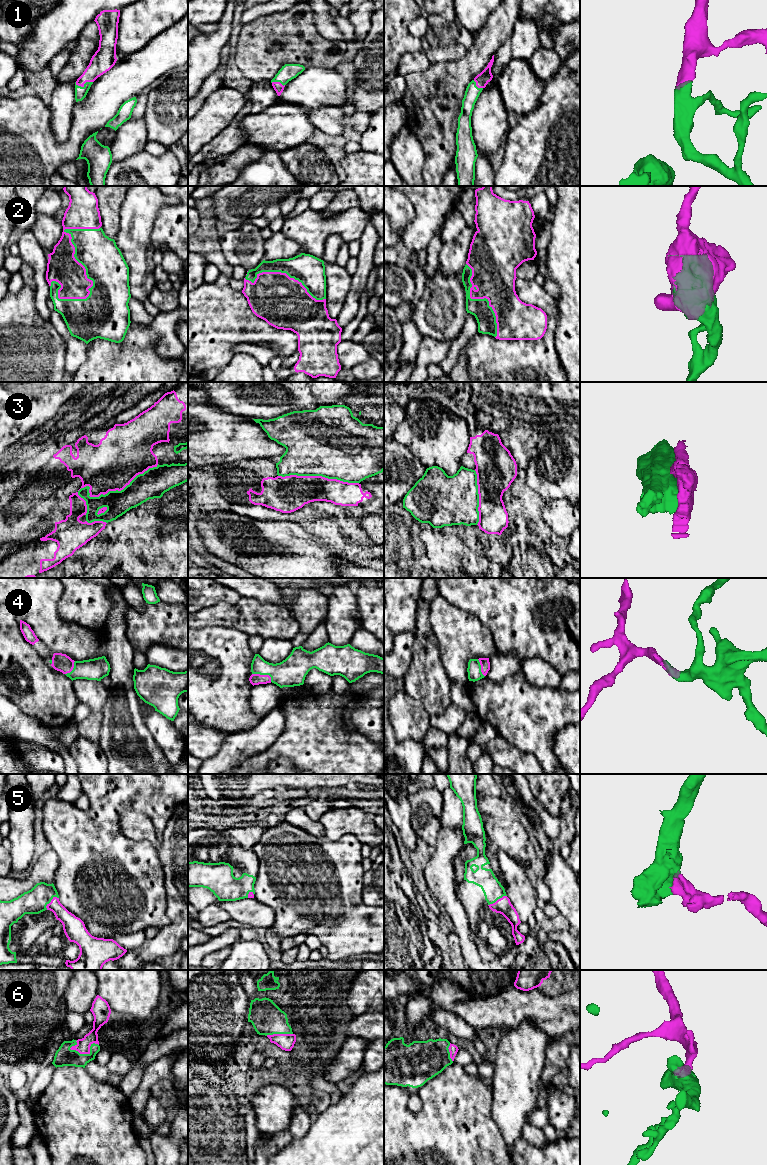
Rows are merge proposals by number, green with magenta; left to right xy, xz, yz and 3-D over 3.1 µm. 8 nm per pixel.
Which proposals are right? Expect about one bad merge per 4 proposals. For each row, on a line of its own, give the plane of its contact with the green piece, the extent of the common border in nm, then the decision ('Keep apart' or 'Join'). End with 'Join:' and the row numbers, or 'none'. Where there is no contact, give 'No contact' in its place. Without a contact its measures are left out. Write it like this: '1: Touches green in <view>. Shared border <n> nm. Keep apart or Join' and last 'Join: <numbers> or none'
1: Touches green in xy. Shared border 150 nm. Join
2: Touches green in xy. Shared border 650 nm. Join
3: Touches green in xy. Shared border 700 nm. Keep apart
4: Touches green in xz. Shared border 170 nm. Join
5: Touches green in xy. Shared border 140 nm. Join
6: Touches green in xy. Shared border 240 nm. Join
Join: 1, 2, 4, 5, 6

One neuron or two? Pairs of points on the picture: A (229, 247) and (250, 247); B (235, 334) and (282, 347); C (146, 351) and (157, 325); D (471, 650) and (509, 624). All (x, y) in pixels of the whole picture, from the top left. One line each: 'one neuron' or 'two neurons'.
A: one neuron
B: one neuron
C: two neurons
D: two neurons

